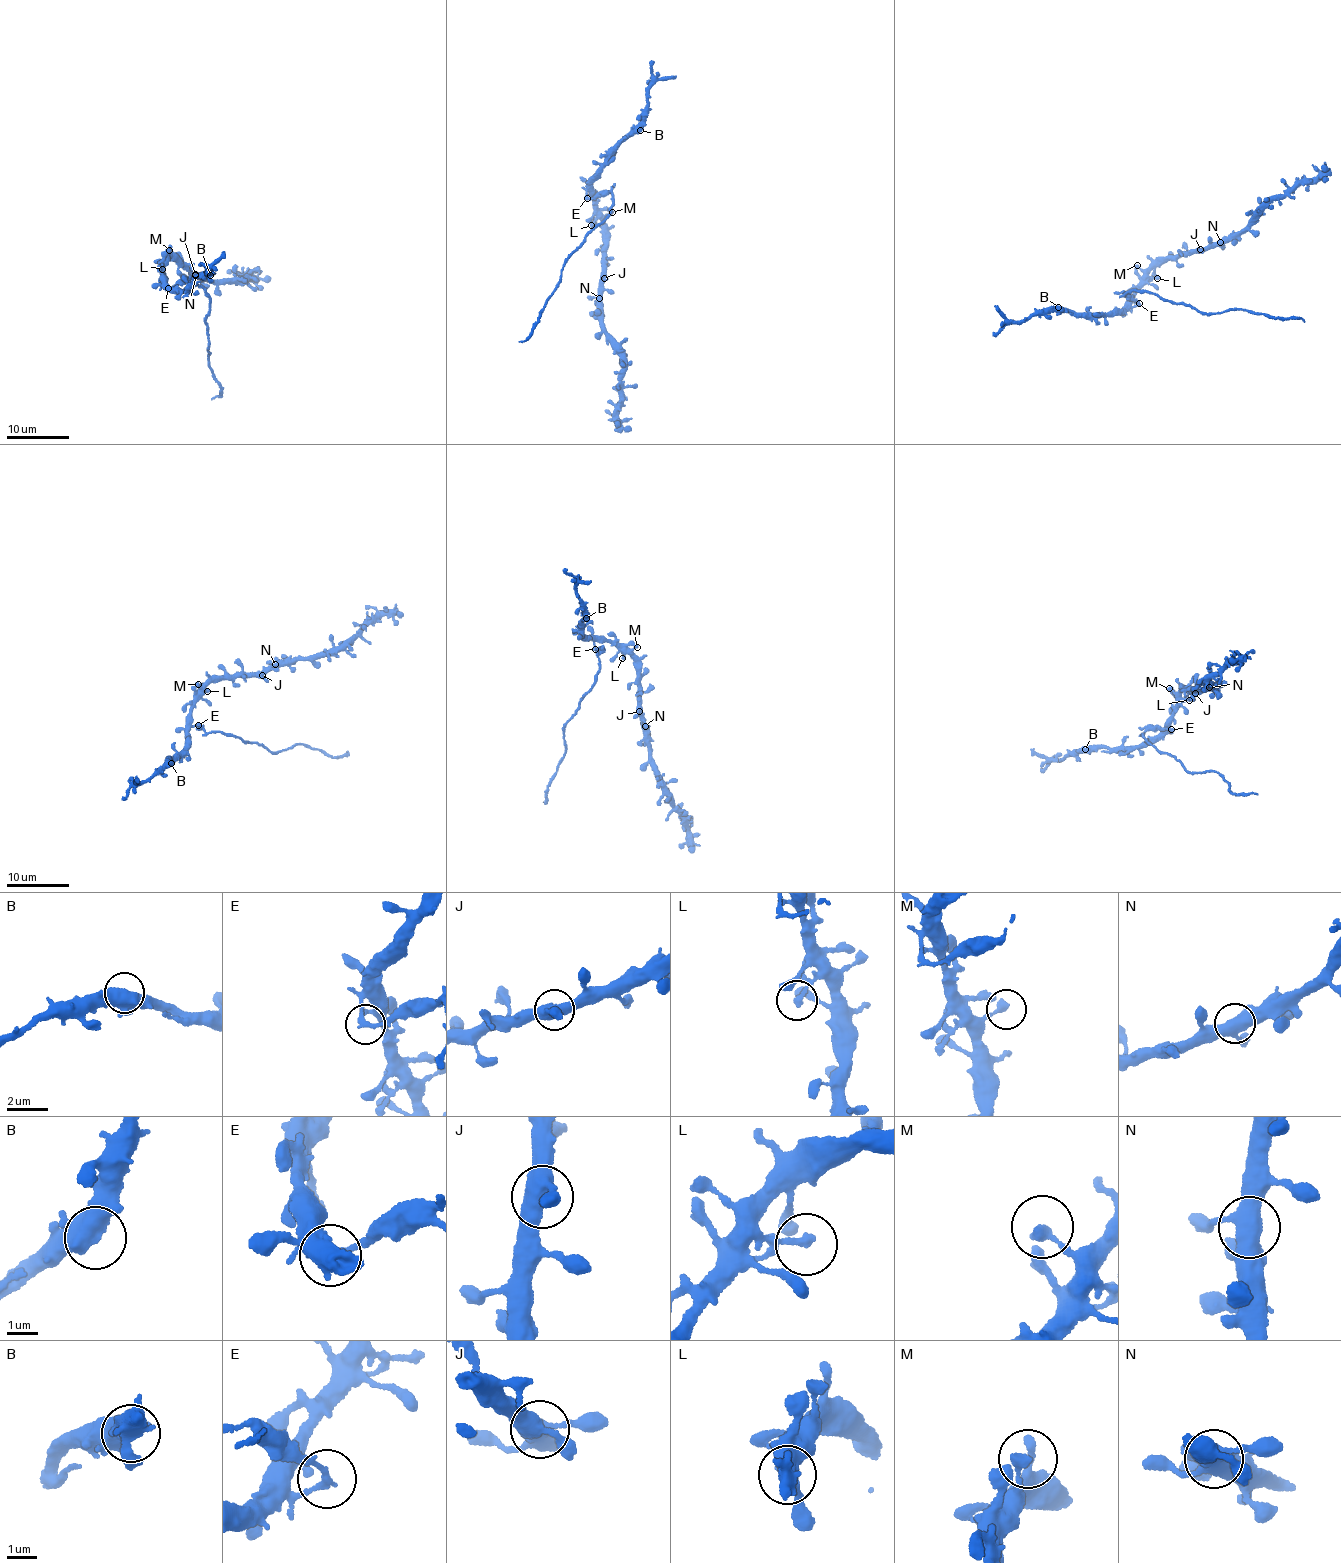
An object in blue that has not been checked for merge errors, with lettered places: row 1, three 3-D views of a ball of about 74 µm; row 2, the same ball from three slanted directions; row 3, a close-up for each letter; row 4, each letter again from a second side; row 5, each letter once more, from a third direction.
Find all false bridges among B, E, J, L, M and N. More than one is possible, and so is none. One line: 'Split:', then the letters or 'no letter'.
Split: E

